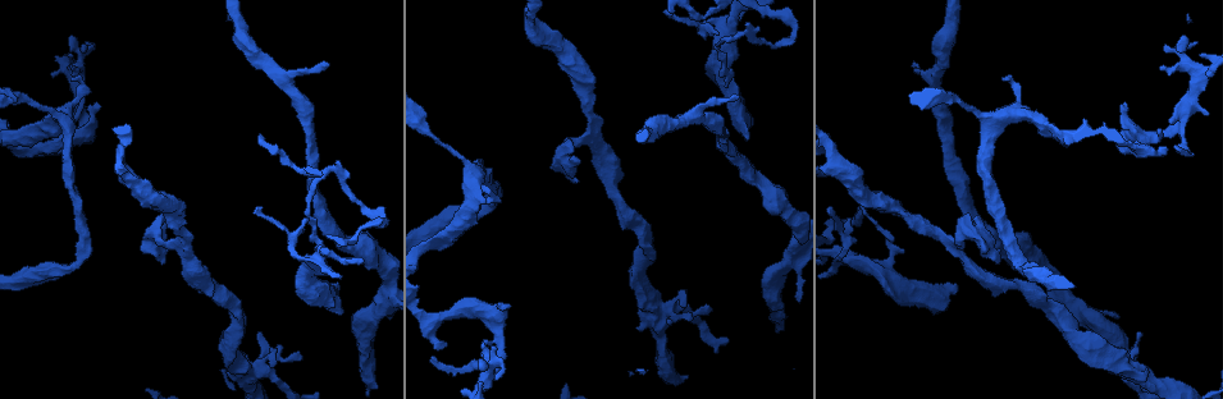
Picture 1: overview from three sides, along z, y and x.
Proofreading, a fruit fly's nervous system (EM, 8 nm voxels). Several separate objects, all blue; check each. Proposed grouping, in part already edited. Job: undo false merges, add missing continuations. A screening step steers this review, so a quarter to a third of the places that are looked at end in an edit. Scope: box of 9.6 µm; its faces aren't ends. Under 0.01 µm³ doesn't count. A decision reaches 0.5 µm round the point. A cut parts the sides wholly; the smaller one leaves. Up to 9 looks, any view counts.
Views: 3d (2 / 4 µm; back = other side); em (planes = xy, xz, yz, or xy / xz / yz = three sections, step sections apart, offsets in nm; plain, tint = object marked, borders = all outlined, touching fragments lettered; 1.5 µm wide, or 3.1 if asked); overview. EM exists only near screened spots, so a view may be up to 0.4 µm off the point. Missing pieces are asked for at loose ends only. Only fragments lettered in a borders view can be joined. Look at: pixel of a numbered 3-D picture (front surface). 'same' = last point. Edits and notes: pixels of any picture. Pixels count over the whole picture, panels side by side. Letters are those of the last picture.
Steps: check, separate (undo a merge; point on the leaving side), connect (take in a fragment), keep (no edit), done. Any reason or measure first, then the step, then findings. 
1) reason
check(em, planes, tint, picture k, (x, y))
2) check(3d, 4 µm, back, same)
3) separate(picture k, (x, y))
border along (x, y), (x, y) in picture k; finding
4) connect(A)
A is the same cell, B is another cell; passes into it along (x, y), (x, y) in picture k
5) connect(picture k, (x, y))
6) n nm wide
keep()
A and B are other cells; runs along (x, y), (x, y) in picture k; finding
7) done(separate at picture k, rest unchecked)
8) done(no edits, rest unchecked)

stops while still wide
check(3d, 2 µm, picture 1, (338, 285))

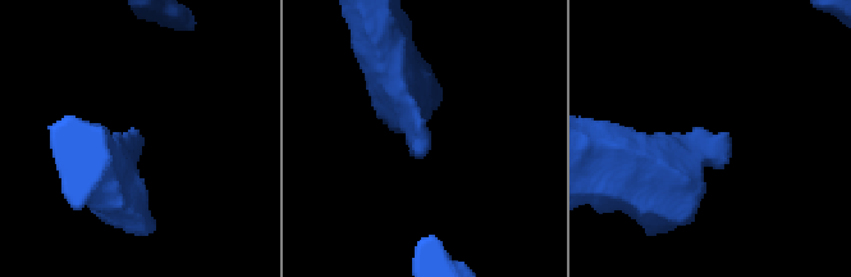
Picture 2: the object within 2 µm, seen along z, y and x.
check(em, yz, step 4, borders, picture 2, (128, 134))

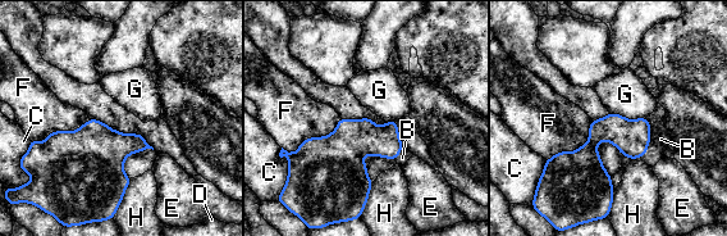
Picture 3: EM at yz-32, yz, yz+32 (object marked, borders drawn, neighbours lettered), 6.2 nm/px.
cut it another way
check(em, planes, borders, same)

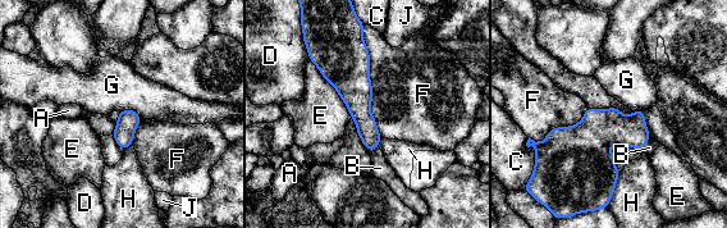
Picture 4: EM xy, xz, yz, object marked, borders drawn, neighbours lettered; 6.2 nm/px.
connect(B)
B is the same cell, A, C, D, E, F, G, H and J are other cells; passes into it along (609, 126), (645, 142), (649, 147) in picture 4; it goes on there

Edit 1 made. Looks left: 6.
thin end
check(3d, 4 µm, back, picture 1, (739, 97))

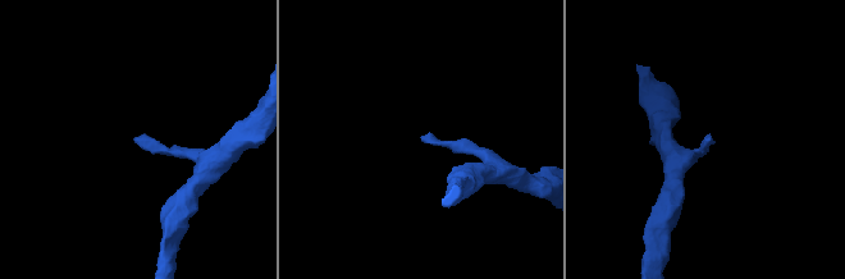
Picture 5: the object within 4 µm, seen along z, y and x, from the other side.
need the tissue
check(em, planes, borders, picture 5, (135, 138))

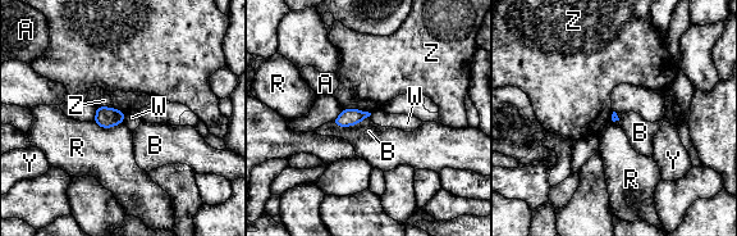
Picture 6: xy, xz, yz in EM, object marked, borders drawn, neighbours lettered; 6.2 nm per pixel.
keep()
A, B, R, W, Y and Z are other cells; border along (126, 114), (123, 121) in picture 6; none of them fits

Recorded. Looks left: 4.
tapers out
check(em, planes, borders, picture 1, (484, 186))

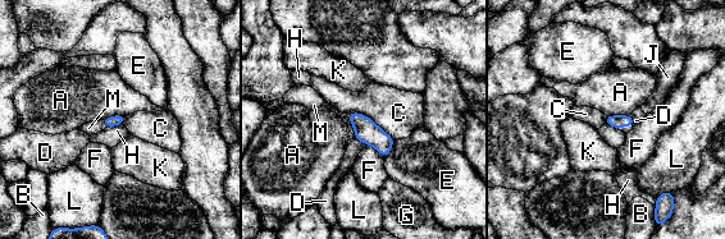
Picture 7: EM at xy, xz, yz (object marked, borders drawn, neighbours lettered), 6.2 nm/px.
connect(M)
M is the same cell, A, B, C, D, E, F, G, H, J, K and L are other cells; it goes on there

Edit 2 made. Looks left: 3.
redraw
check(overview)

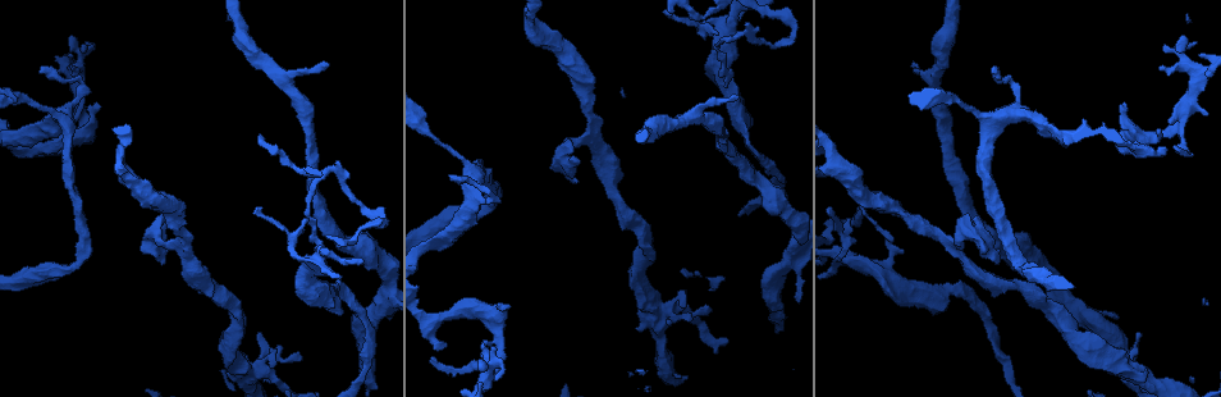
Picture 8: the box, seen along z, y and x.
a fork
check(em, xy, step 4, tint, picture 8, (78, 139))

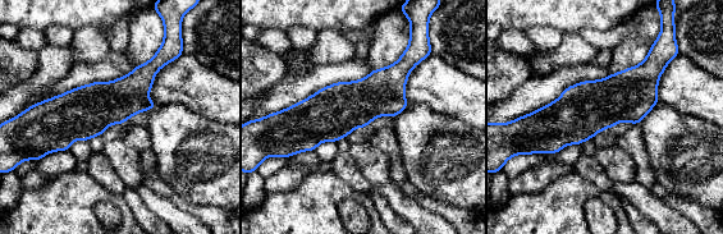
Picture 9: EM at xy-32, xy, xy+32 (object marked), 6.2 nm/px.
cut it another way
check(em, planes, borders, same)

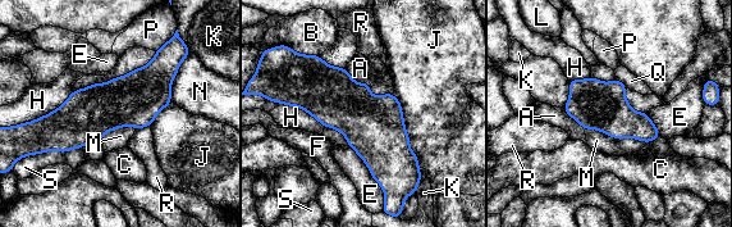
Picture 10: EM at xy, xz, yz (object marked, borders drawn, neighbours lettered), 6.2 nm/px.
keep()
A, B, C, E, F, H, J, K, L, M, N, P, Q, R and S are other cells; runs along (174, 66), (133, 100), (44, 127) in picture 10; one neuron here

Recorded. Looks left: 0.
done(connect at picture 4, connect at picture 7, rest unchecked)

